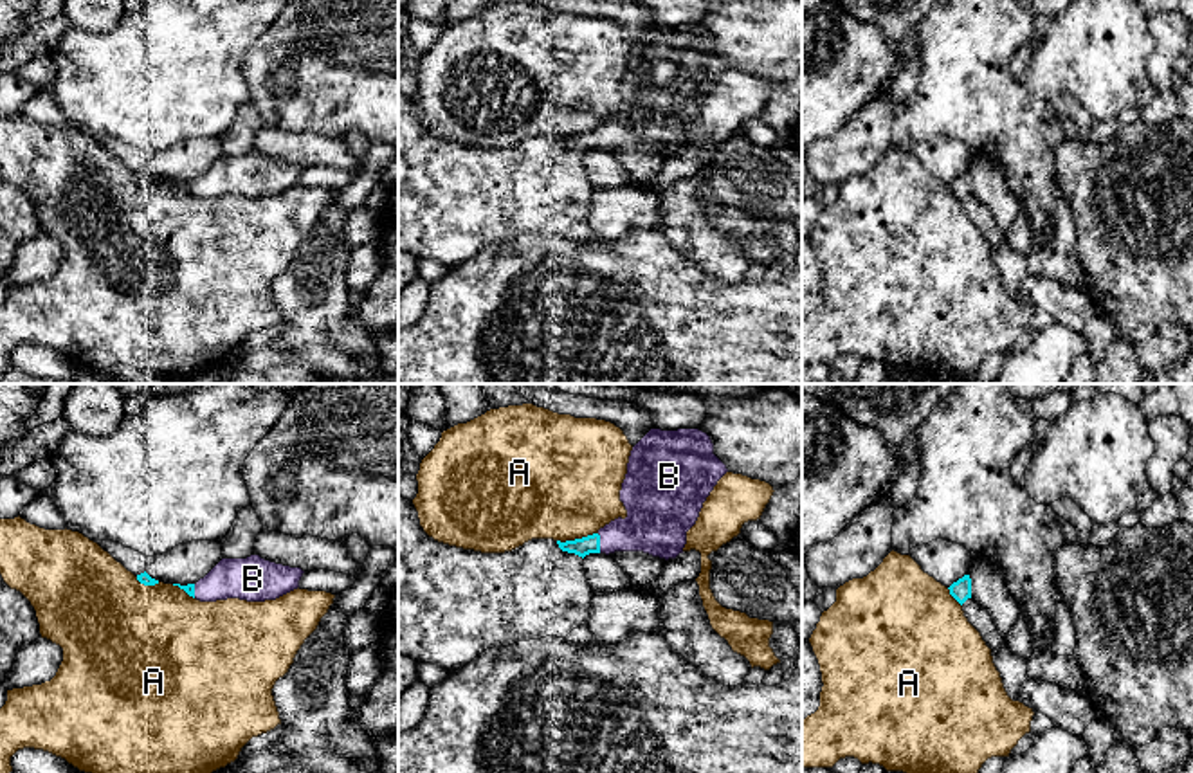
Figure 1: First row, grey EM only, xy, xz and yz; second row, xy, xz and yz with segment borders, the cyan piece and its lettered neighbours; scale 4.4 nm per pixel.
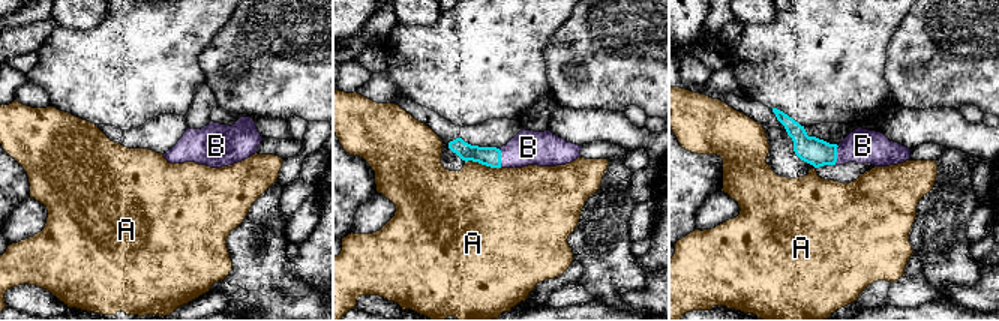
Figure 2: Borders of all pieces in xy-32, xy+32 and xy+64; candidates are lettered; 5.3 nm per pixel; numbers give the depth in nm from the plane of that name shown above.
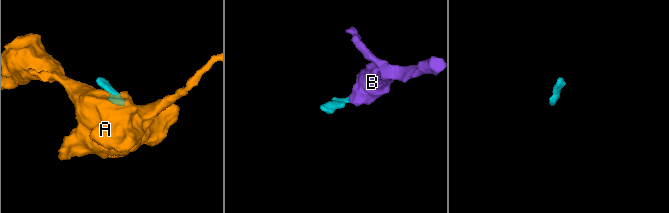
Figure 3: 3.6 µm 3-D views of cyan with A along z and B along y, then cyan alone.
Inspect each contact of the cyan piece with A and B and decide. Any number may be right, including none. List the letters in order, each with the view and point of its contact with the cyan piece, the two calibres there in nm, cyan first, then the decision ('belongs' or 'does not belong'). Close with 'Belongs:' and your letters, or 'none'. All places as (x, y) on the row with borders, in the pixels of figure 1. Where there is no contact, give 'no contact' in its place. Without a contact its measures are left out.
A: contact xz (577, 539); calibres 80 and 480 nm; does not belong
B: contact xz (599, 543); calibres 80 and 240 nm; belongs
Belongs: B

